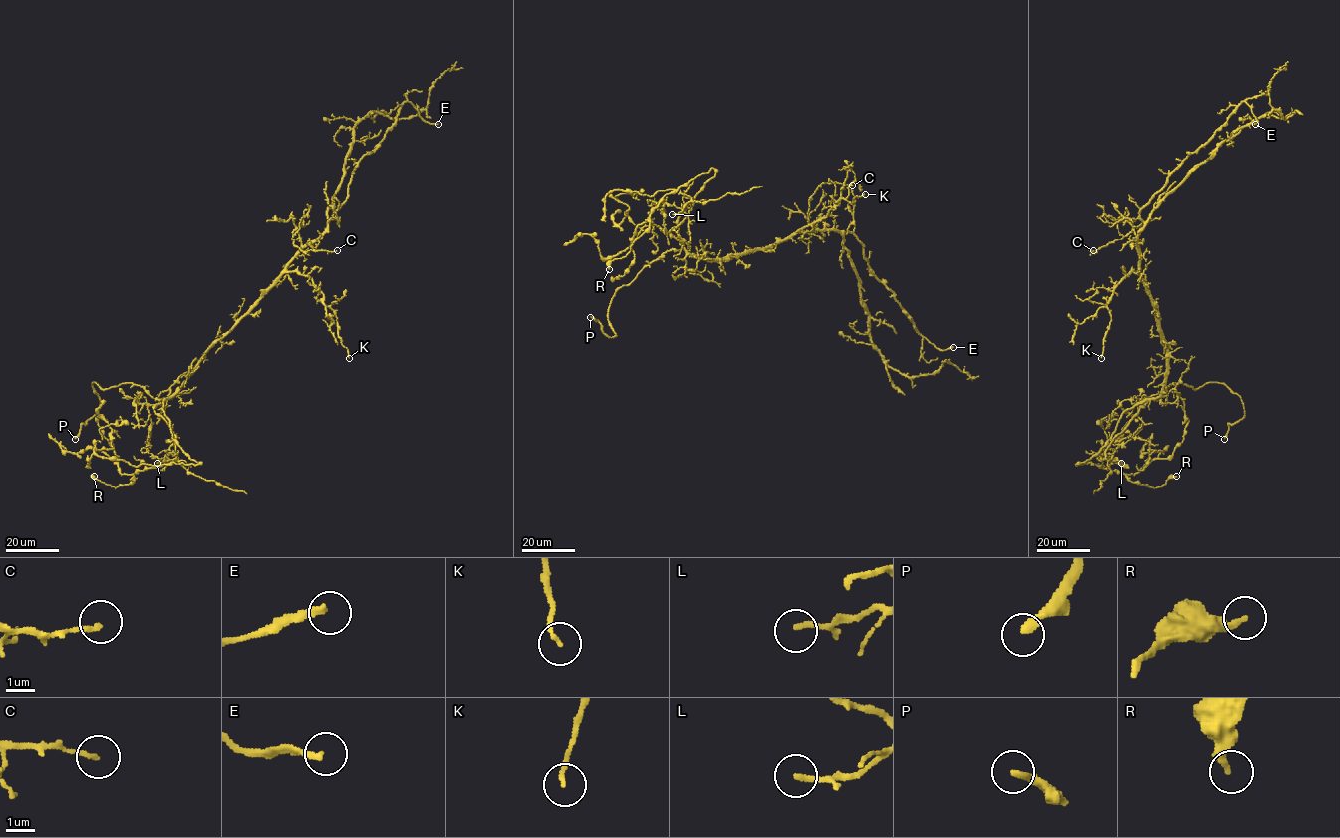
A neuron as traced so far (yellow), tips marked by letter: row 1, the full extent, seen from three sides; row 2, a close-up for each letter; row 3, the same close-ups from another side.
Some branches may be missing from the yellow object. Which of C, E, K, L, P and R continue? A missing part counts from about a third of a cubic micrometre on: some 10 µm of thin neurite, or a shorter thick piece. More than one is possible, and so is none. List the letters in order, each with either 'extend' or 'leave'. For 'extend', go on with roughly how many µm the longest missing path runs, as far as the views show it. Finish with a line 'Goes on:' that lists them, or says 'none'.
C: leave
E: extend | 20 µm
K: leave
L: extend | 10 µm
P: extend | 30 µm
R: leave
Goes on: E, L, P

